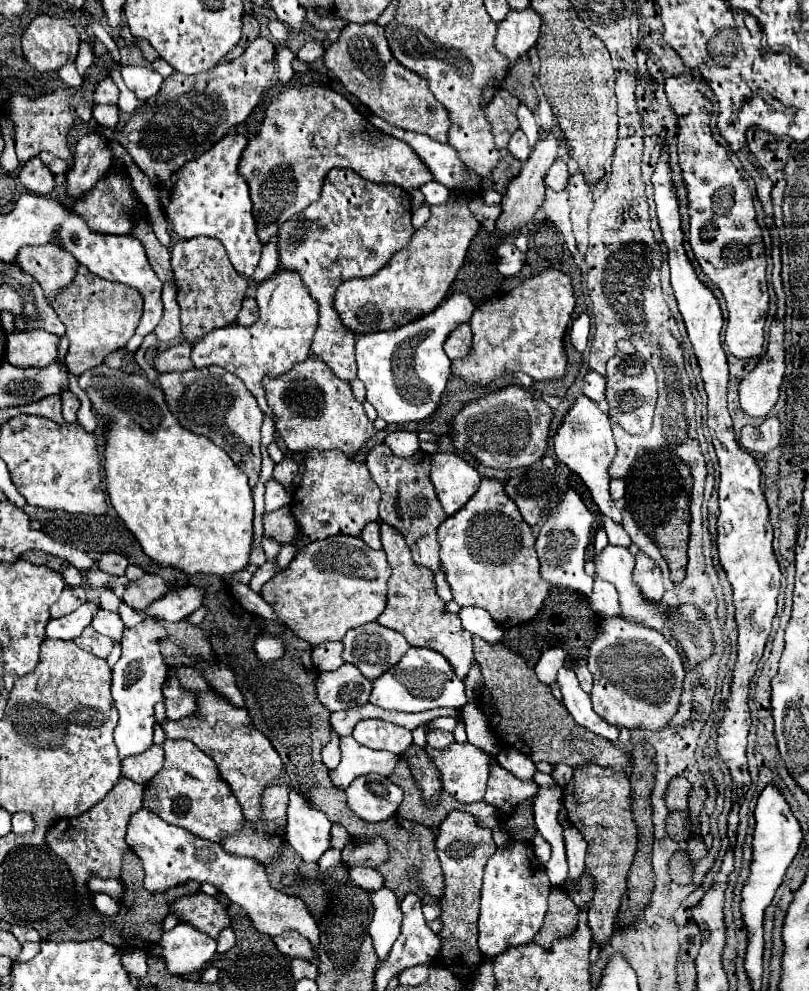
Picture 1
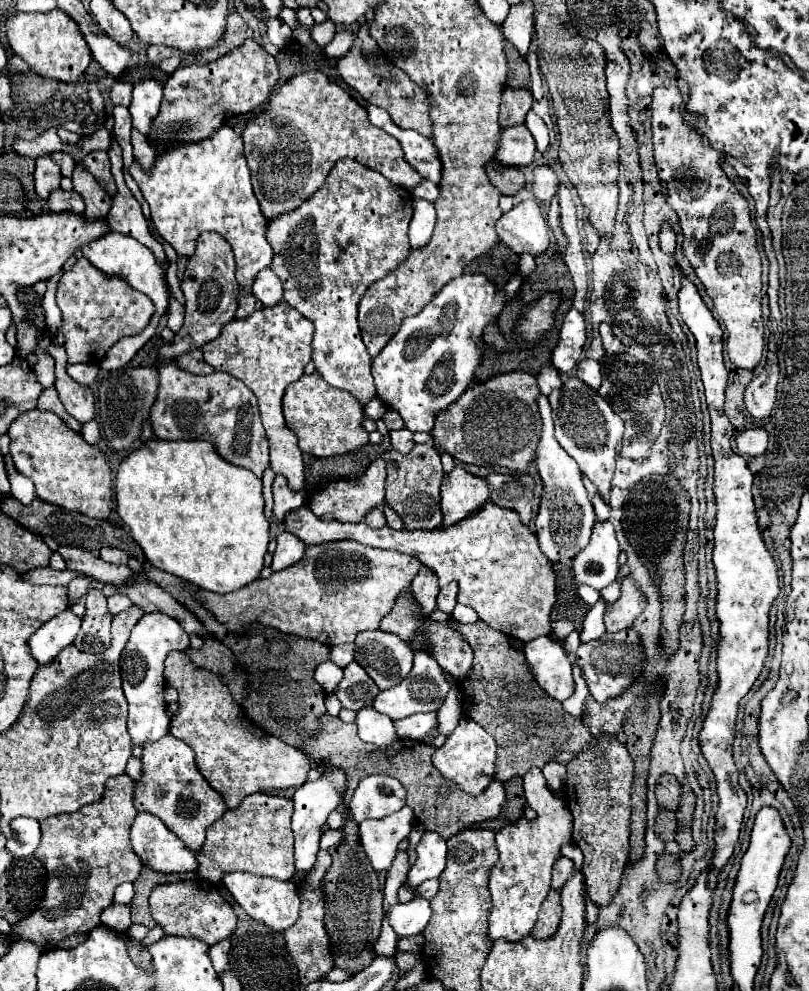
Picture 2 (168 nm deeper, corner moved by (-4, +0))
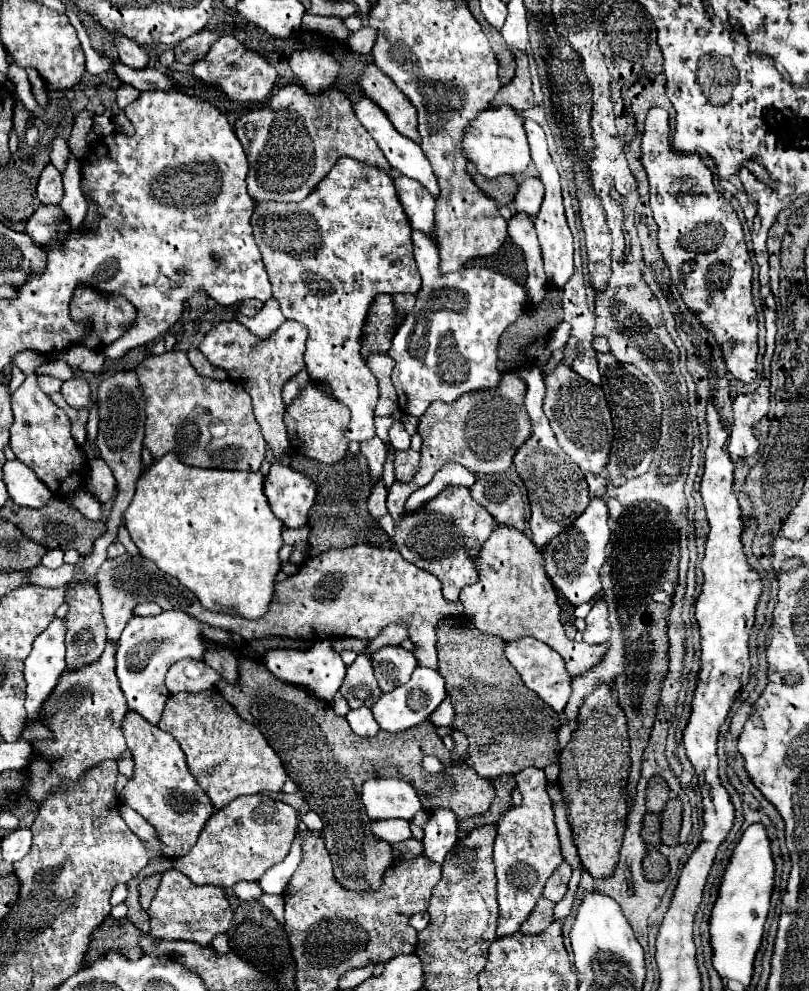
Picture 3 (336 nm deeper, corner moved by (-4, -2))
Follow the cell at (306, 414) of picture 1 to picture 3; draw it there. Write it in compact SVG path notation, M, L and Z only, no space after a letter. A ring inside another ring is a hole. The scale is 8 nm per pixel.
M313 382L303 386L299 396L285 410L285 426L295 450L323 464L335 464L347 454L349 448L349 440L345 438L347 424L349 424L349 408L339 400L335 400L333 396L325 394L325 390L321 390Z

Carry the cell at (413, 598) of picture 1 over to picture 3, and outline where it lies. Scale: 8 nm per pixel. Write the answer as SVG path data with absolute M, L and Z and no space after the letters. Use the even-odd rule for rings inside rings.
M513 372L503 374L499 386L493 390L477 390L463 394L457 402L433 402L419 418L417 432L423 438L421 468L409 484L393 482L387 494L387 510L395 522L405 514L407 498L421 486L429 484L435 472L447 462L457 462L473 474L501 474L513 466L513 454L529 440L531 422L525 410L525 380Z

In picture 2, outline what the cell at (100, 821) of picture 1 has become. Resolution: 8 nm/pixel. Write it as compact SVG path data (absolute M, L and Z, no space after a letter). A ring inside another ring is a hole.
M127 774L113 776L105 784L103 798L79 808L71 814L57 814L41 820L41 844L35 858L47 872L43 898L39 906L13 924L9 934L3 934L7 944L27 940L37 944L41 952L59 948L59 942L71 934L89 934L101 924L101 912L113 902L113 892L123 882L133 882L143 862L135 858L129 842L129 830L137 816L133 808L133 780Z

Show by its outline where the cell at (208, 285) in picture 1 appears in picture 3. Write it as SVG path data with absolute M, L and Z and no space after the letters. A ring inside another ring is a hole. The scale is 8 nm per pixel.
M123 370L111 374L107 380L103 380L97 388L97 404L99 404L99 434L97 434L97 446L101 450L101 458L107 462L107 466L113 470L119 494L115 500L115 506L111 510L111 516L107 518L107 534L95 540L93 552L79 564L77 574L71 584L87 582L89 576L95 576L99 566L107 558L107 546L117 540L117 528L123 520L123 510L129 506L131 496L135 494L135 484L141 474L141 450L143 450L143 436L145 436L145 398L141 398L141 388L137 386L137 374L133 370Z

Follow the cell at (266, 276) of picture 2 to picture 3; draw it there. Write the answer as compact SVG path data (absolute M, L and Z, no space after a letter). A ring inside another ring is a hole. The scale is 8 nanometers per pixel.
M269 298L261 312L253 318L245 318L241 314L235 314L235 320L241 322L243 326L247 326L253 334L261 336L261 338L267 338L269 334L273 334L283 322L285 322L285 316L281 314L281 308L279 308L279 302L275 298Z

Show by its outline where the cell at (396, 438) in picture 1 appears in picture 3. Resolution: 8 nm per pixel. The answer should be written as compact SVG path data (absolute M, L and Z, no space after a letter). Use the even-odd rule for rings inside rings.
M393 422L391 430L389 430L389 442L395 450L409 450L409 442L411 442L411 436L405 432L403 424L401 422Z

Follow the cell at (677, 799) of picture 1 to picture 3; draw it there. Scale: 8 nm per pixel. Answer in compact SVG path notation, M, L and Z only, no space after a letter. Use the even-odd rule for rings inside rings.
M653 776L647 786L647 810L661 814L669 800L669 786L661 776Z

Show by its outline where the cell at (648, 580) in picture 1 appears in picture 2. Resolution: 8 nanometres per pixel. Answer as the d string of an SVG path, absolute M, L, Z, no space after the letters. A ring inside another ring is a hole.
M631 578L621 582L621 596L613 604L605 602L605 632L619 632L631 626L631 622L645 608L645 600L641 592L635 588Z

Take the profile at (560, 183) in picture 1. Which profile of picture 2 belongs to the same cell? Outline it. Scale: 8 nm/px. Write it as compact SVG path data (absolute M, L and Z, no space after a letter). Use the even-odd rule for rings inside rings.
M537 166L533 170L533 194L537 200L549 204L549 200L555 196L555 190L559 188L559 178L555 174L555 170L551 170L549 166Z

